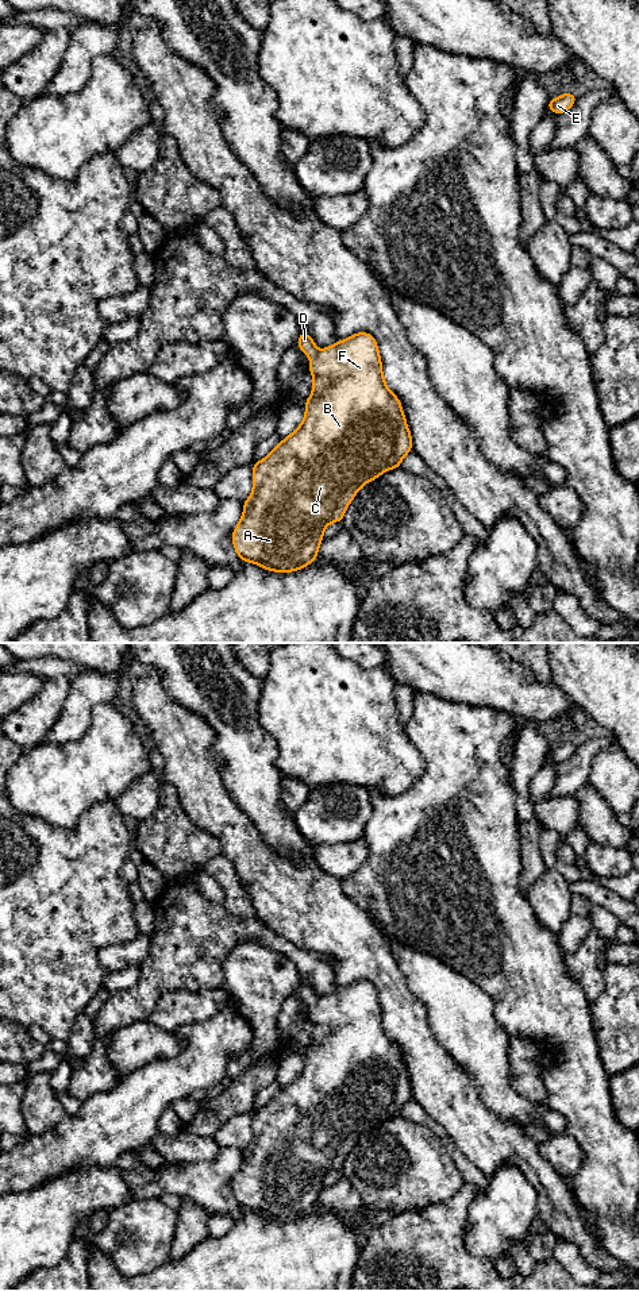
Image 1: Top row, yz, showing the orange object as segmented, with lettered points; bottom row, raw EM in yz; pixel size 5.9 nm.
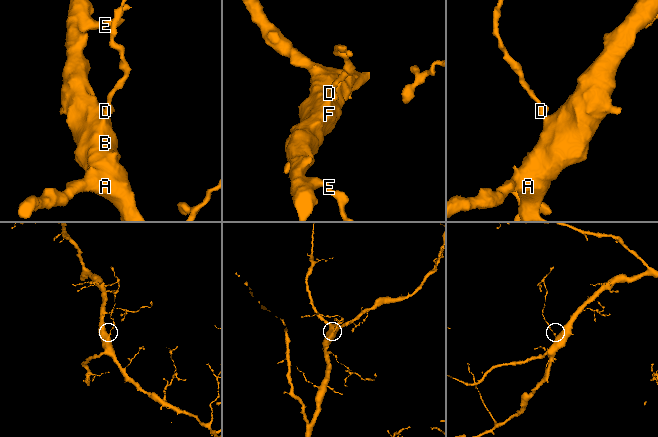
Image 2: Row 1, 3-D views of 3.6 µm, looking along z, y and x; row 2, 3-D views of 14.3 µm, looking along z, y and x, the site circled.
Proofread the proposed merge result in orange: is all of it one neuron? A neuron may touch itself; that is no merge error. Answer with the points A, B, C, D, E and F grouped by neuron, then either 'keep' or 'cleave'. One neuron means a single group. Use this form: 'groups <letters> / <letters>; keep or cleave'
groups A B C D E F; keep

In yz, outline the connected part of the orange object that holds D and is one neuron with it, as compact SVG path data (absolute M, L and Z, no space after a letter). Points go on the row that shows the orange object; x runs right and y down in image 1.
M301 330L296 343L309 358L308 370L313 377L304 420L267 456L253 465L253 492L243 502L243 515L232 531L232 546L242 562L276 573L297 571L315 562L326 527L334 521L342 523L358 490L382 473L400 467L403 458L412 451L412 435L401 401L386 386L373 335L357 332L317 350L313 338Z

